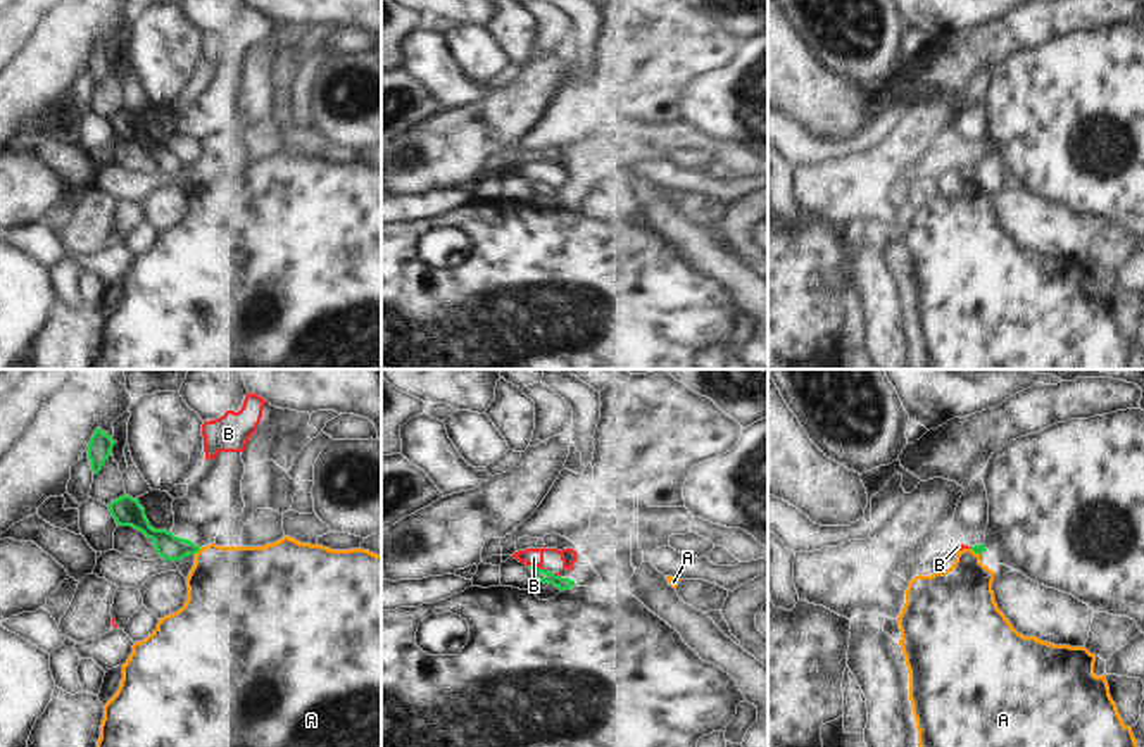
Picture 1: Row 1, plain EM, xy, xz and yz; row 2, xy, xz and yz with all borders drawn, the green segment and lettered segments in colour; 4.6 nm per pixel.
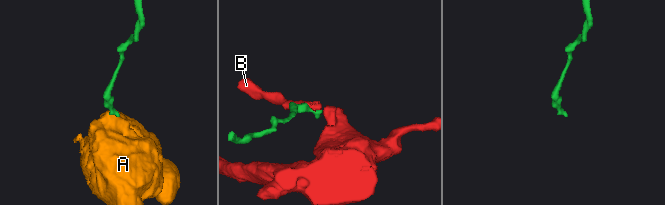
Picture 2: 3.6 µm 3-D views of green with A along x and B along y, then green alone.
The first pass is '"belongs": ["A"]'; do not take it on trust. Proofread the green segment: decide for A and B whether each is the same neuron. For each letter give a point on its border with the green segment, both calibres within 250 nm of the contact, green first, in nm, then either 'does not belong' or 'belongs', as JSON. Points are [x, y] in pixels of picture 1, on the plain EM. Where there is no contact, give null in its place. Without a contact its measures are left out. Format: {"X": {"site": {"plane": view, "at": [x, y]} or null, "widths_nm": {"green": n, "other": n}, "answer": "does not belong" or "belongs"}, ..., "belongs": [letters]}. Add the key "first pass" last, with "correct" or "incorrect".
{"A": {"site": {"plane": "xy", "at": [199, 163]}, "widths_nm": {"green": 120, "other": 420}, "answer": "does not belong"}, "B": {"site": {"plane": "xz", "at": [539, 182]}, "widths_nm": {"green": 60, "other": 90}, "answer": "does not belong"}, "belongs": [], "first pass": "incorrect"}

